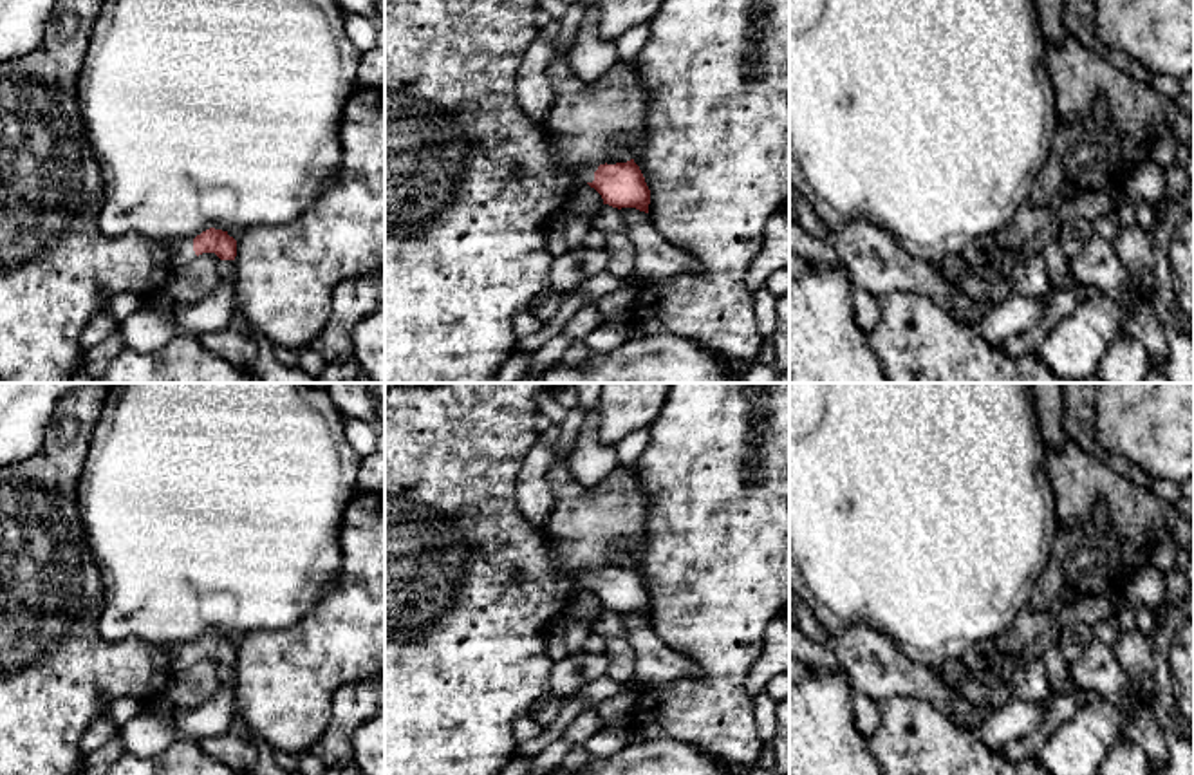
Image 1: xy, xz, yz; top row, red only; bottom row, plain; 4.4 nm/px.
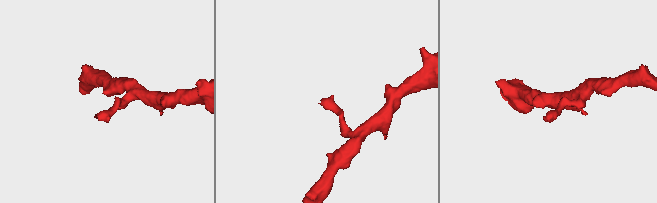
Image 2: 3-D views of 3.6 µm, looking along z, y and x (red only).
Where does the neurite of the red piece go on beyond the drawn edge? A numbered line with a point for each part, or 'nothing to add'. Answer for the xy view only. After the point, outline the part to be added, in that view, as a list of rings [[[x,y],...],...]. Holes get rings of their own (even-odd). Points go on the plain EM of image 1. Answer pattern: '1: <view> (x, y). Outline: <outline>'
1: xy (181, 656). Outline: [[[195,641],[181,643],[170,649],[170,663],[173,672],[188,670],[190,667],[197,663],[193,656],[193,643]]]

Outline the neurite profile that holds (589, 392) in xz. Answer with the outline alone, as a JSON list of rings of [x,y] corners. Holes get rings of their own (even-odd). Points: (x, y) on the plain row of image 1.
[[[573,383],[578,390],[578,406],[587,416],[594,406],[598,406],[602,383]]]

